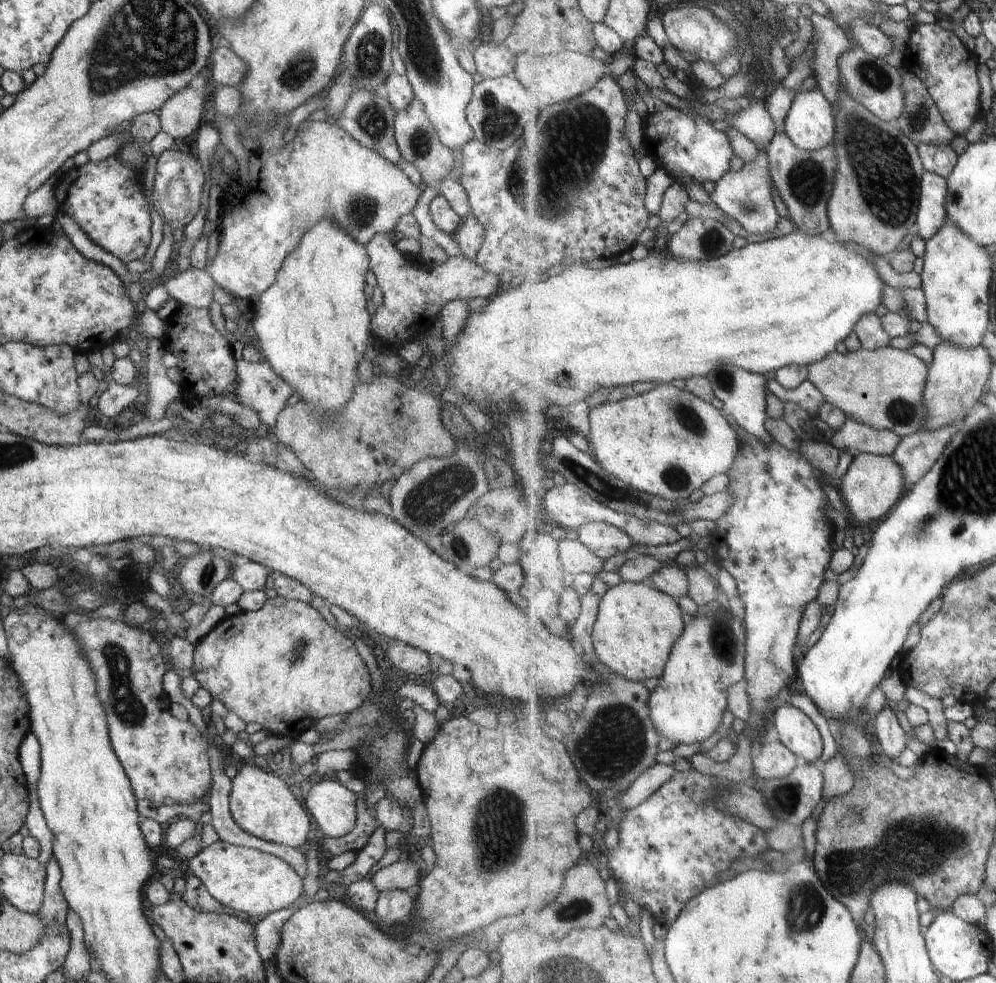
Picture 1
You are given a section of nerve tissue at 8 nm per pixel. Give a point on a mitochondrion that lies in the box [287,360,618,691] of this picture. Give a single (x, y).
(423, 506)

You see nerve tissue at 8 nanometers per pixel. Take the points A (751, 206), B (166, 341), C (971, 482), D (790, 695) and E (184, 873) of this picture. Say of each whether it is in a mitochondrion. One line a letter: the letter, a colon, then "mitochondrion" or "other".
A: mitochondrion
B: other
C: mitochondrion
D: other
E: other

